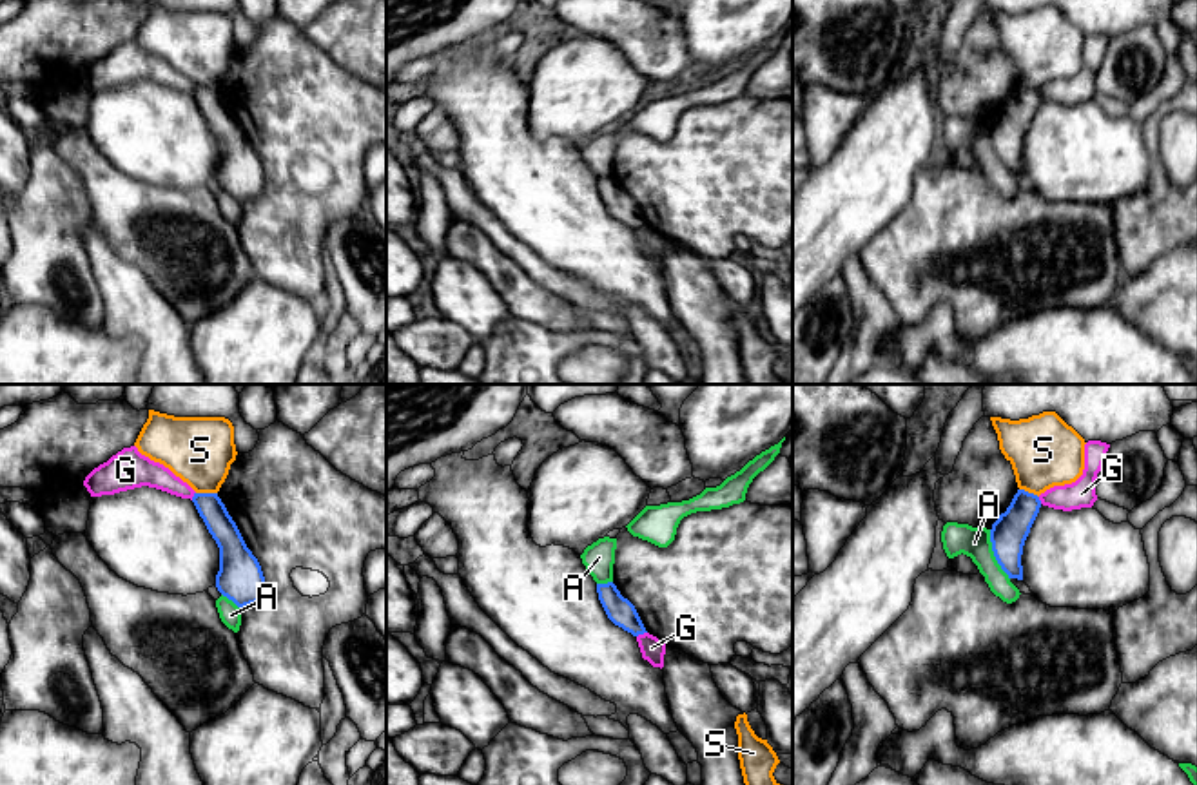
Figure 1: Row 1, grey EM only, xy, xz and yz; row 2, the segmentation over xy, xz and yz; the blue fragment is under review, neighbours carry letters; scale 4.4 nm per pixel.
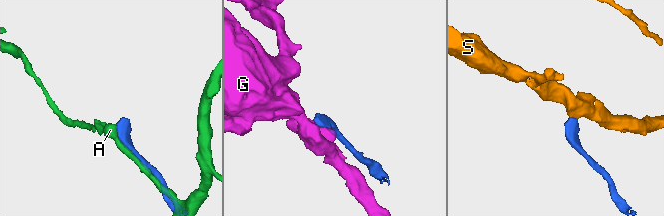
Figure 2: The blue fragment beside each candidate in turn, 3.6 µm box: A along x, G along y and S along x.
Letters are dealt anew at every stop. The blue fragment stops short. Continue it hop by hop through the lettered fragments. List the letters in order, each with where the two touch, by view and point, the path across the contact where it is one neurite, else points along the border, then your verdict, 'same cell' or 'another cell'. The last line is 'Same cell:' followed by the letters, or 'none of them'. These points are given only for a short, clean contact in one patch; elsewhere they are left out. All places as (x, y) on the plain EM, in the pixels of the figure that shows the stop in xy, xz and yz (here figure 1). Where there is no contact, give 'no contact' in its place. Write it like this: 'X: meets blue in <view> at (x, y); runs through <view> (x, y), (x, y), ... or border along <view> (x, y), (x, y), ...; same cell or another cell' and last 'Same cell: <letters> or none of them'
A: meets blue in yz at (994, 149); another cell
G: meets blue in xz at (641, 227); border along xz (646, 225), (637, 231); another cell
S: meets blue in xy at (207, 87); border along xy (196, 86), (216, 87); another cell
Same cell: none of them

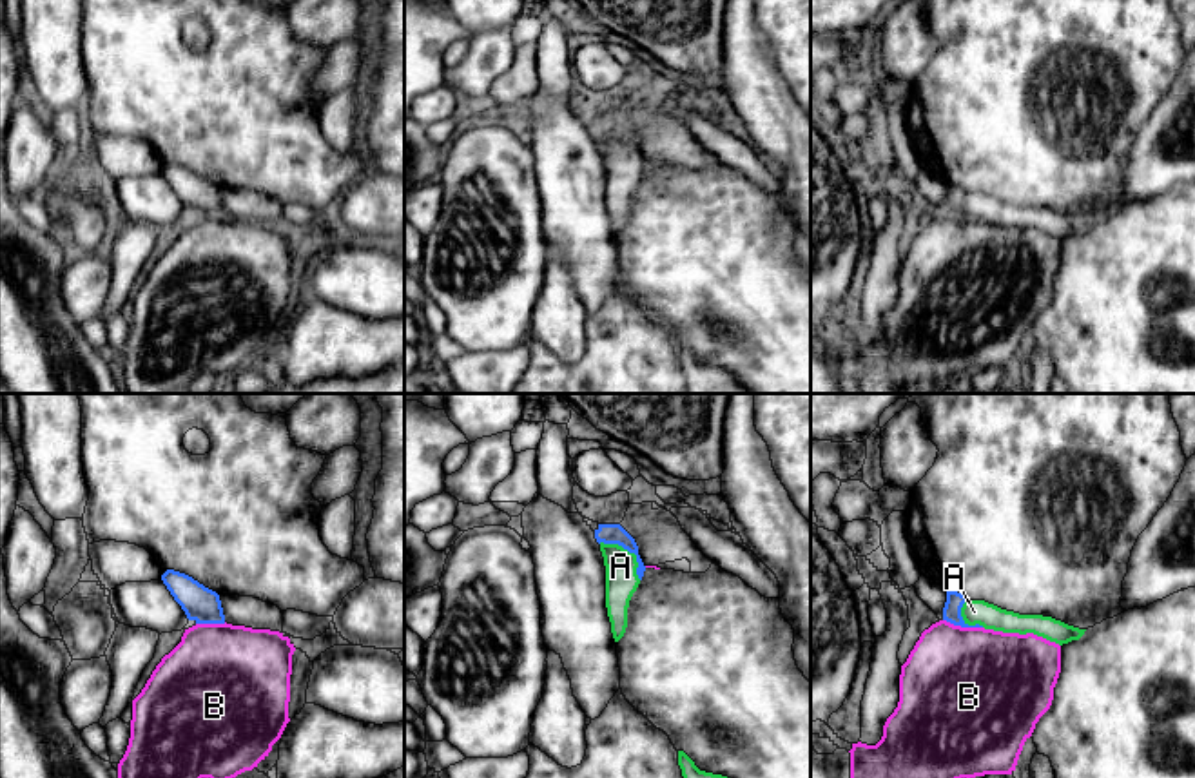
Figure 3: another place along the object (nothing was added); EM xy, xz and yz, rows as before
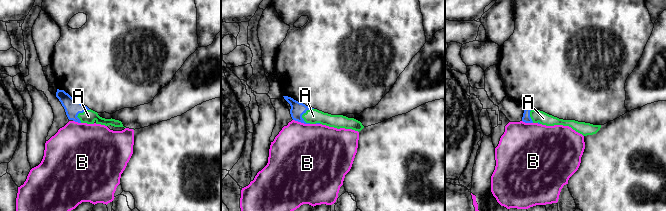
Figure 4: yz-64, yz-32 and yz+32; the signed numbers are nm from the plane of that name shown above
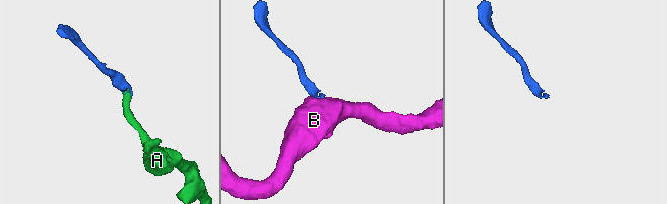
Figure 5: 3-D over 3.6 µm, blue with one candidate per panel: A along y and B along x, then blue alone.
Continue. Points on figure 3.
A: meets blue in xz at (630, 145); runs through xz (610, 127), (630, 145), (621, 160); same cell
B: meets blue in yz at (963, 220); border along yz (943, 213), (961, 220), (981, 222); another cell
Same cell: A

